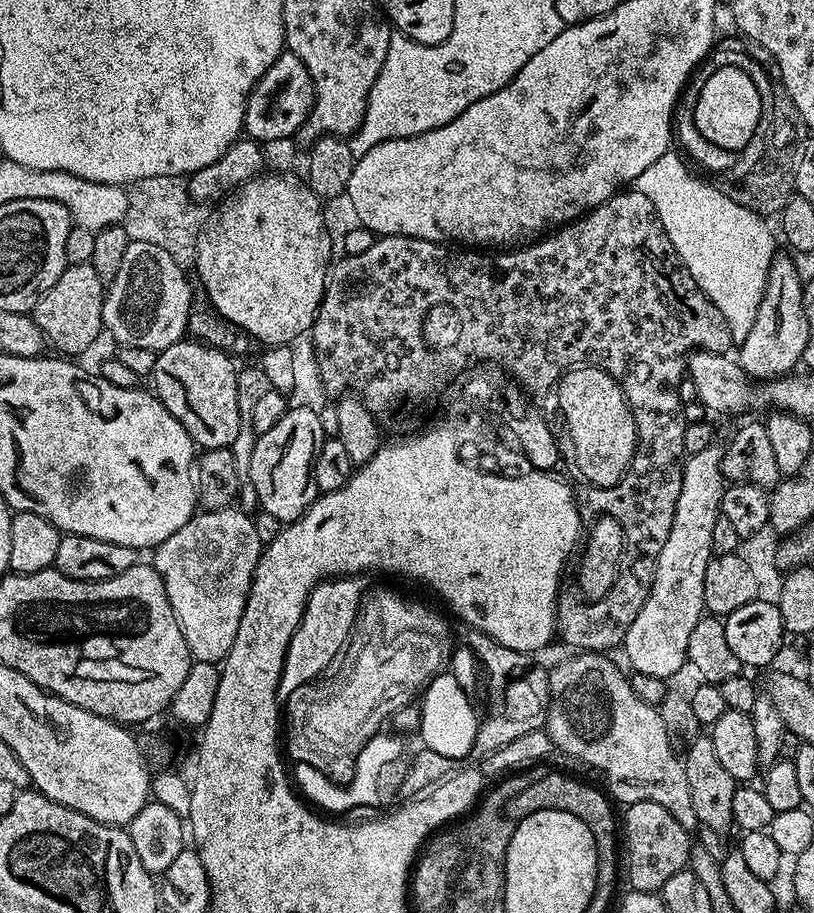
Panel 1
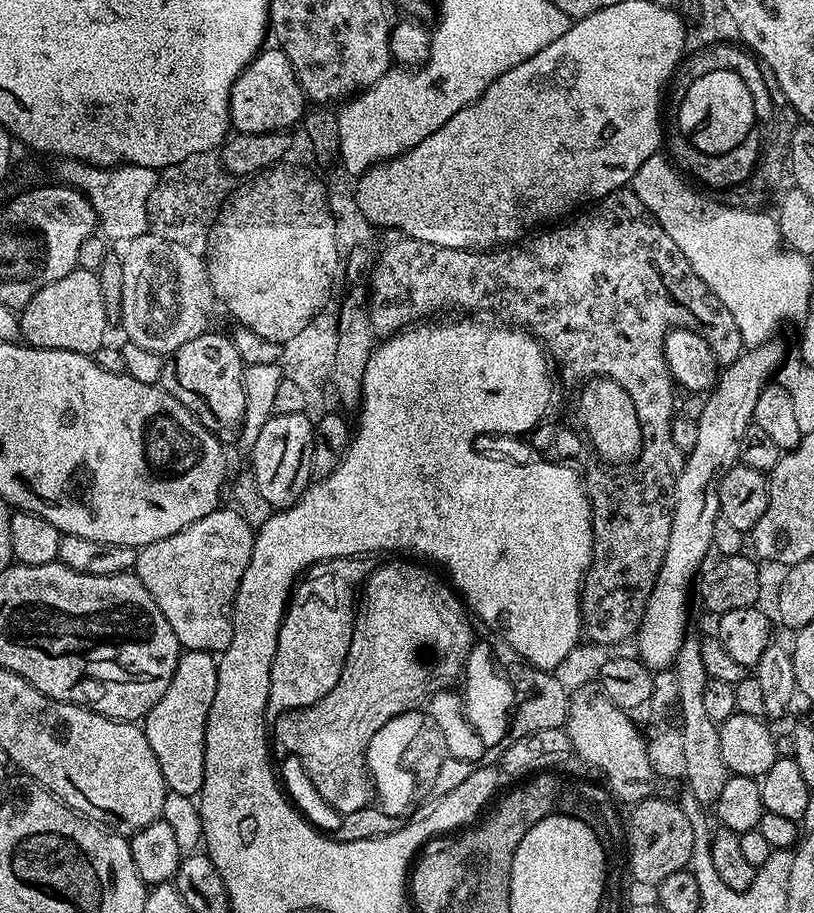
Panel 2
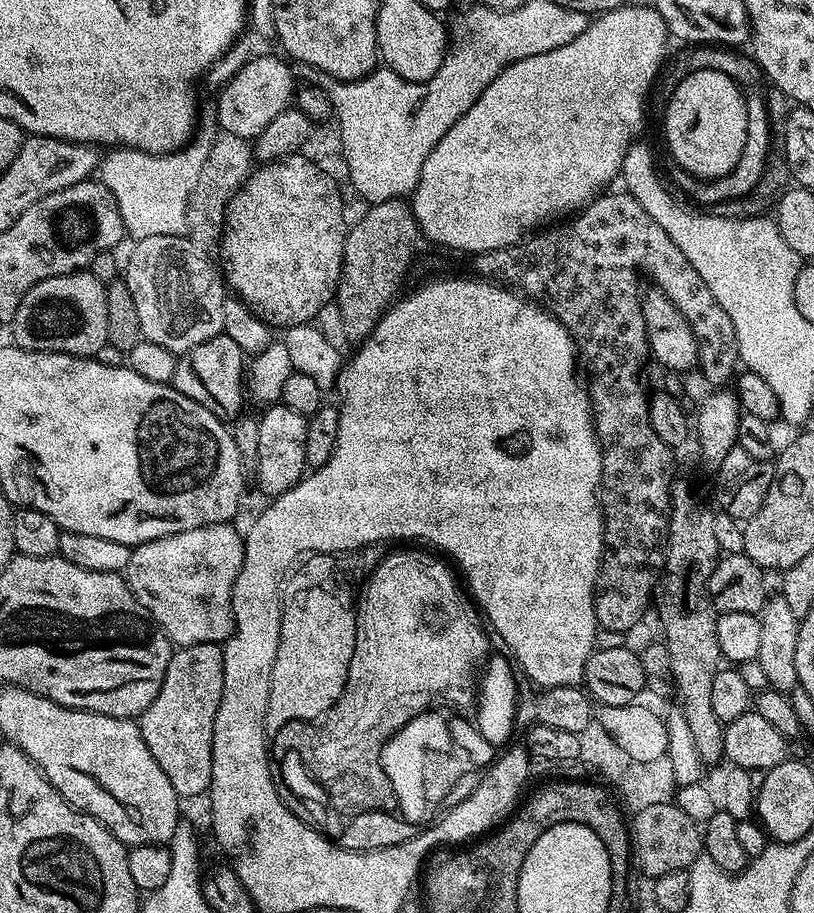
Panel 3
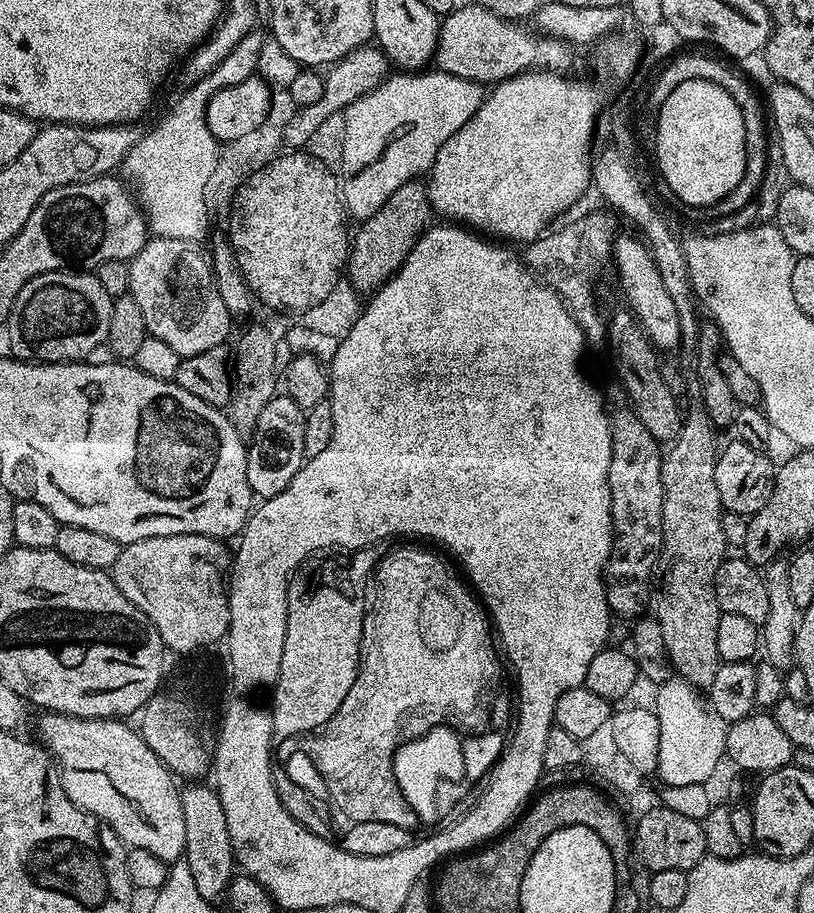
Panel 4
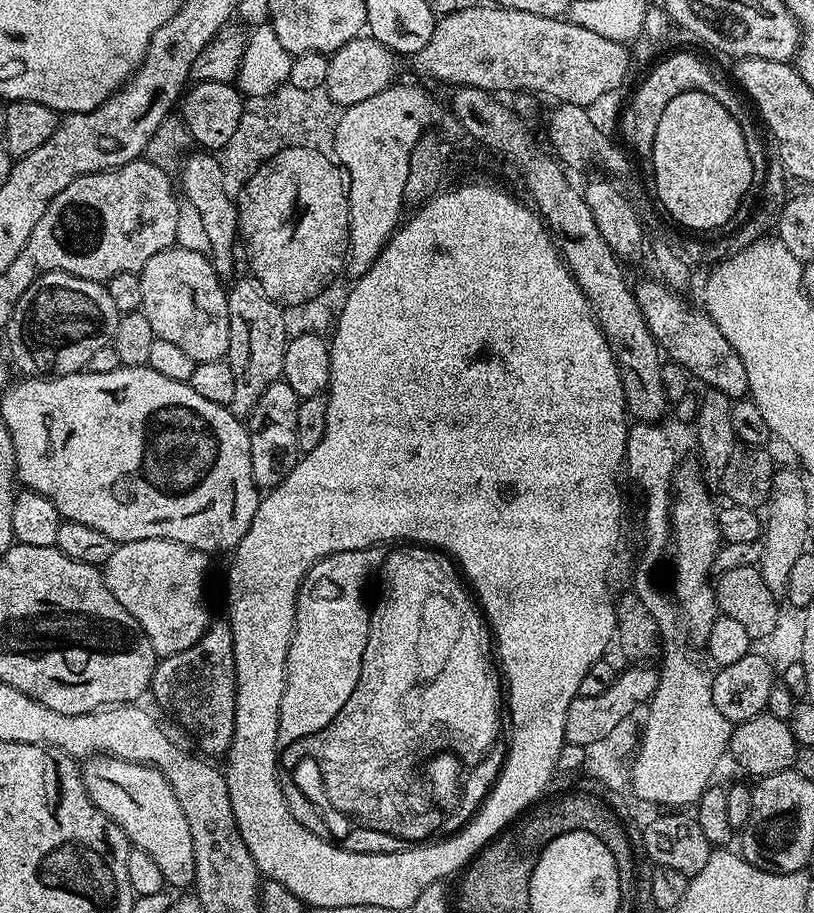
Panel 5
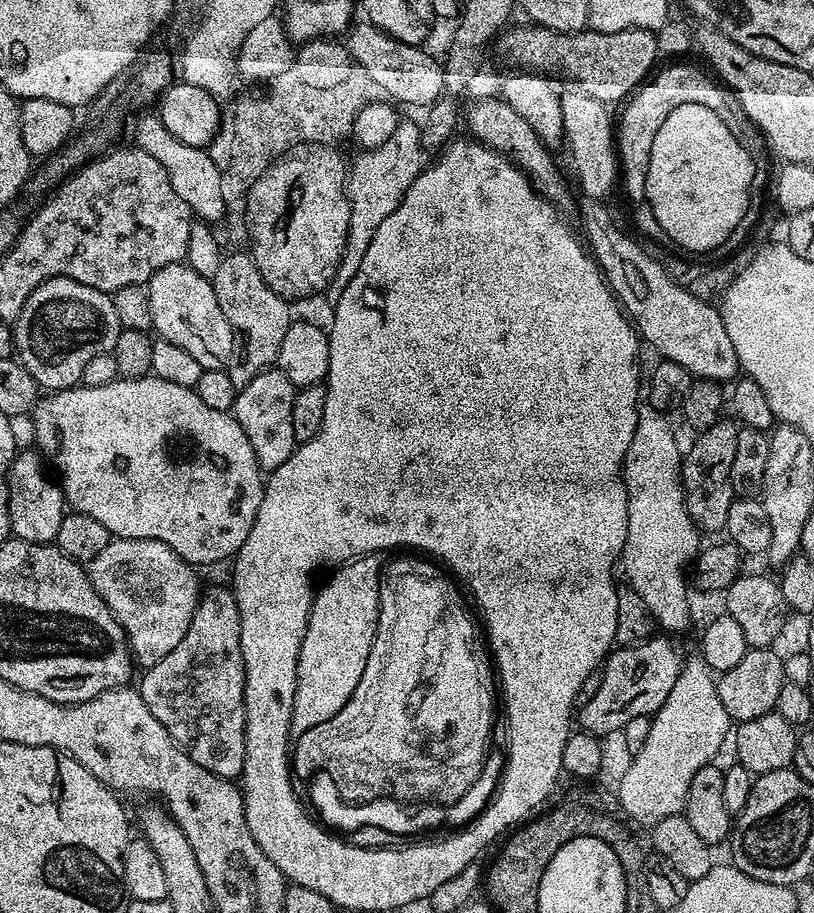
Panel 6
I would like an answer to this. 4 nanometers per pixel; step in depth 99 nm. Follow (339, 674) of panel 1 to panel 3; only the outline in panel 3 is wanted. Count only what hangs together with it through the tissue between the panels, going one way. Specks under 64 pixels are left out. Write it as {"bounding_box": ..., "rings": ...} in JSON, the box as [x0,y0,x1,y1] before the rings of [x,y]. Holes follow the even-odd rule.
{"bounding_box":[270,551,490,818],"rings":[[[389,551],[385,555],[363,585],[358,600],[354,658],[338,702],[334,702],[331,710],[319,720],[286,722],[286,726],[282,726],[270,740],[271,755],[281,758],[288,751],[297,753],[313,781],[325,792],[327,803],[345,812],[344,816],[348,818],[364,811],[388,810],[397,803],[380,761],[384,744],[415,716],[429,711],[435,700],[444,699],[456,708],[471,709],[478,691],[476,667],[479,669],[490,656],[489,633],[477,605],[469,599],[463,587],[456,588],[453,569],[448,569],[439,555],[428,552]]]}

